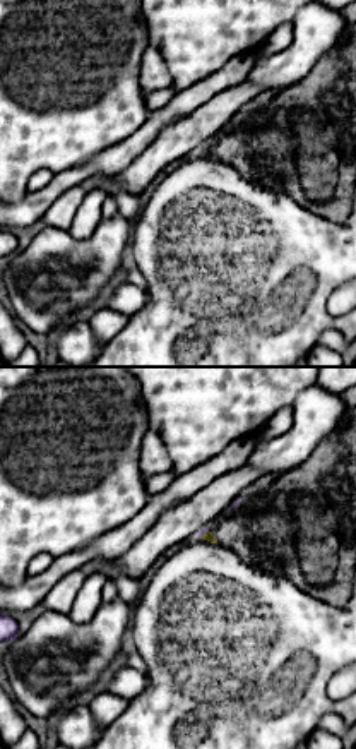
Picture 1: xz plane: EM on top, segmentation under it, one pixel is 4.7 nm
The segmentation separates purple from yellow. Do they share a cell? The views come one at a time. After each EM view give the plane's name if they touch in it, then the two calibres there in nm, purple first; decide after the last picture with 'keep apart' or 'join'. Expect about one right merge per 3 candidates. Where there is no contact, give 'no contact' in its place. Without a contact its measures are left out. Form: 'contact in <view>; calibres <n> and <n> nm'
contact in xz; calibres 20 and 50 nm

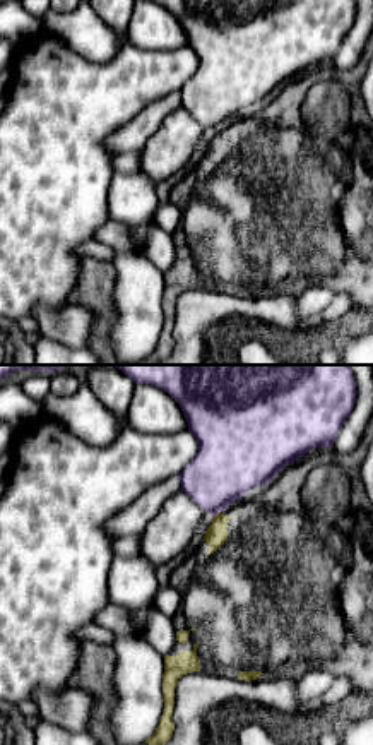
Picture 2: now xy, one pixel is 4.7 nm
contact in xy; calibres 320 and 100 nm

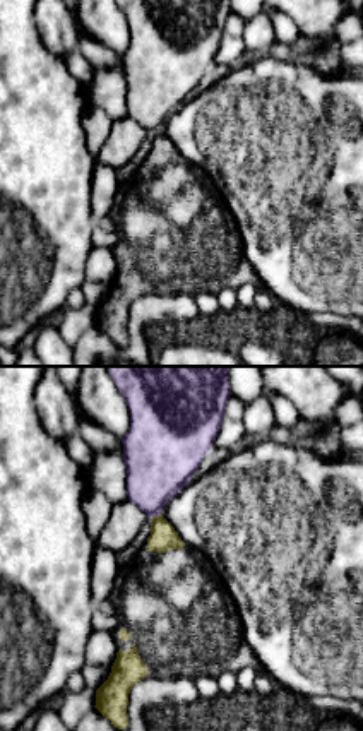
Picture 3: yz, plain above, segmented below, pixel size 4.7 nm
contact in yz; calibres 320 and 130 nm

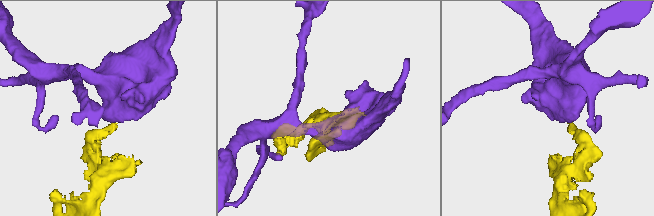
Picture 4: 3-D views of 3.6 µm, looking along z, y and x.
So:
keep apart

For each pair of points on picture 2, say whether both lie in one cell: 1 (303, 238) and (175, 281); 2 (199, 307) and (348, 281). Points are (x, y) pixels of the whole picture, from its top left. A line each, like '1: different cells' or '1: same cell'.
1: same cell
2: different cells

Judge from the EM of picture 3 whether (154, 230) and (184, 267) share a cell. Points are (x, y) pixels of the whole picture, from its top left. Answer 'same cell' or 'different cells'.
same cell

